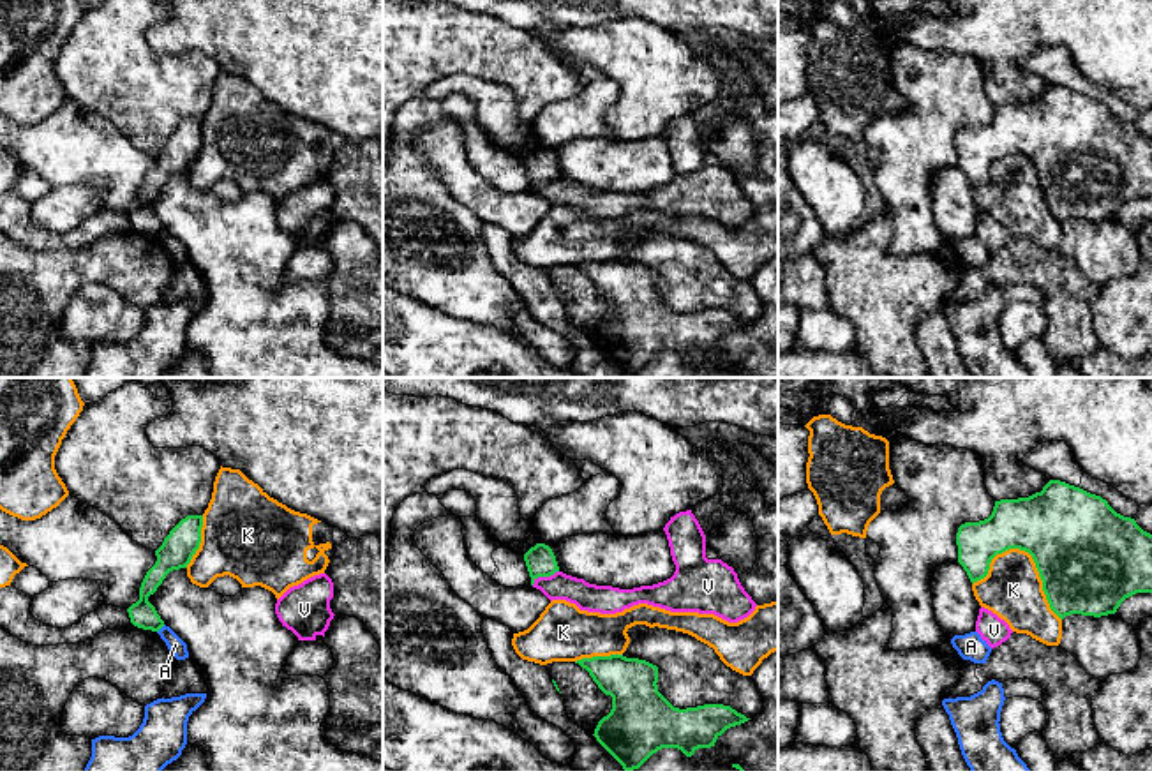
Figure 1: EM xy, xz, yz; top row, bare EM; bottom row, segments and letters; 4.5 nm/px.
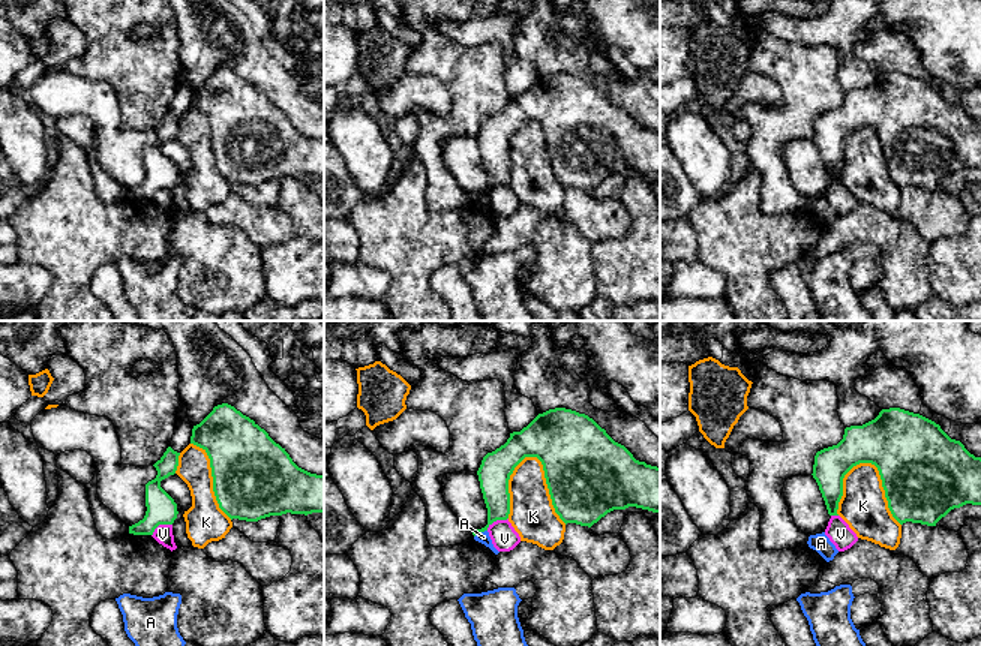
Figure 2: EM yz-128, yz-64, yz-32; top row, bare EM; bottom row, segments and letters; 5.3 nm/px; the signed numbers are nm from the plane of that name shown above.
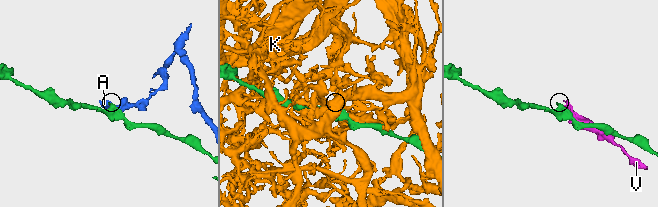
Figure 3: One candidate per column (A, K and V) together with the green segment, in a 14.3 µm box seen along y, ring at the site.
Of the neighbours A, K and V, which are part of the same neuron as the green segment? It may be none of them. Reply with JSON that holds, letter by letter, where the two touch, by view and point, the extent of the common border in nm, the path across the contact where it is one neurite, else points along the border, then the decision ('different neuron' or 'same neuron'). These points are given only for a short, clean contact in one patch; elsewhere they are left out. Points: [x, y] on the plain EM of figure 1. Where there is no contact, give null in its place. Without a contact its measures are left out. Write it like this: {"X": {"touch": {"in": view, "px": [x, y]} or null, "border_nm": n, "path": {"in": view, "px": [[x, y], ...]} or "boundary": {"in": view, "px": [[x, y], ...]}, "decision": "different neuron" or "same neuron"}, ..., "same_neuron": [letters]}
{"A": {"touch": {"in": "xy", "px": [161, 232]}, "border_nm": 50, "boundary": {"in": "xy", "px": [[164, 230], [157, 237]]}, "decision": "different neuron"}, "K": {"touch": {"in": "yz", "px": [1029, 157]}, "border_nm": 440, "decision": "different neuron"}, "V": {"touch": {"in": "xz", "px": [544, 180]}, "border_nm": 140, "decision": "different neuron"}, "same_neuron": []}

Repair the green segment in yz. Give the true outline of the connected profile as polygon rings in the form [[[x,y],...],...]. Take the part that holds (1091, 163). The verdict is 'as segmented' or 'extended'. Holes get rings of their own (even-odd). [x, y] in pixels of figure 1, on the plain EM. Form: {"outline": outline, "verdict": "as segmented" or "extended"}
{"outline": [[[1050,85],[1029,102],[995,106],[988,124],[965,127],[956,138],[958,168],[970,187],[988,180],[997,159],[1020,153],[1032,161],[1050,213],[1071,219],[1108,221],[1136,198],[1152,198],[1152,139],[1134,124],[1117,118],[1106,104],[1060,85]]], "verdict": "as segmented"}

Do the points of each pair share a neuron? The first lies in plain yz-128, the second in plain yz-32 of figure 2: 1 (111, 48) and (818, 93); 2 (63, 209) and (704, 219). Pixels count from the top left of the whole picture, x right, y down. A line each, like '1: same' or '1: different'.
1: same
2: same

